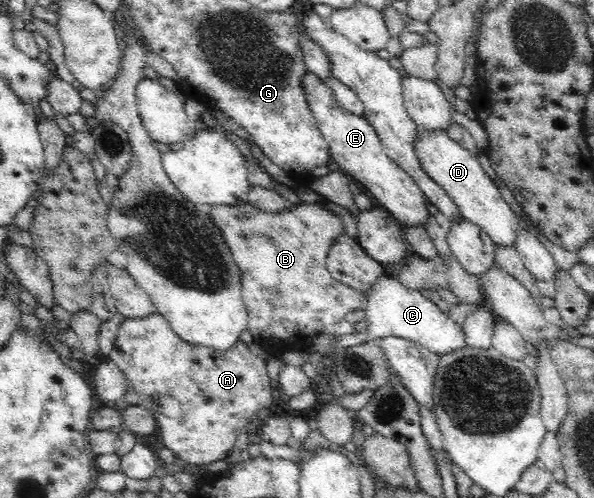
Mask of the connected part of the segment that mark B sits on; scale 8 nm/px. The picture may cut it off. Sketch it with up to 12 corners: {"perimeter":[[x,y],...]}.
{"perimeter":[[211,206],[247,330],[305,351],[367,296],[335,281],[340,218]]}

